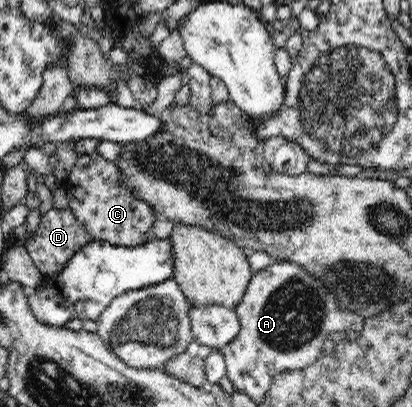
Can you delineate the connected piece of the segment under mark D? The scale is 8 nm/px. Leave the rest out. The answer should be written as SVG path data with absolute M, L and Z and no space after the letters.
M52 209L48 213L41 215L40 225L38 229L27 240L25 240L25 248L31 255L35 266L41 271L42 275L58 275L59 271L69 262L69 259L86 245L92 241L90 234L86 233L86 228L81 226L78 219L75 219L74 213L68 209Z

